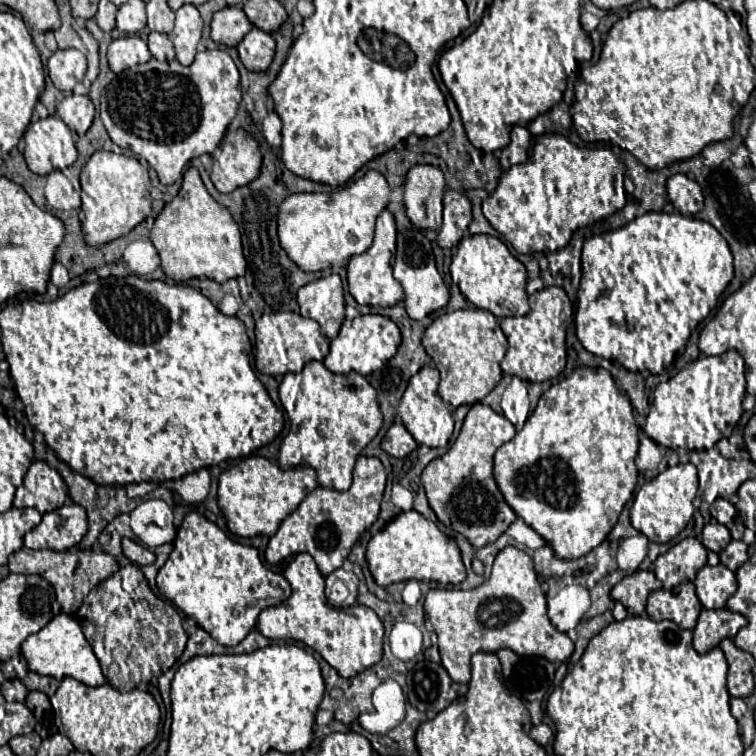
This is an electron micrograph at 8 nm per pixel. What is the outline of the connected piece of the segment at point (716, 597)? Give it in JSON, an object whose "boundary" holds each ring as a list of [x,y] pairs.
{"boundary":[[[719,564],[719,566],[703,566],[695,578],[697,596],[705,608],[723,608],[727,598],[737,590],[735,574]]]}

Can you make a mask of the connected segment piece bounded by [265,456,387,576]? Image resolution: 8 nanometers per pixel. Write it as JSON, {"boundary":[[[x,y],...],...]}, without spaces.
{"boundary":[[[359,456],[353,470],[351,488],[347,492],[337,492],[319,486],[313,492],[309,492],[305,500],[299,504],[299,508],[281,522],[277,534],[269,540],[265,550],[265,560],[269,564],[281,564],[301,552],[309,552],[317,562],[319,570],[323,572],[323,576],[339,568],[343,560],[349,556],[357,538],[377,520],[379,504],[385,490],[385,480],[387,474],[379,458]]]}

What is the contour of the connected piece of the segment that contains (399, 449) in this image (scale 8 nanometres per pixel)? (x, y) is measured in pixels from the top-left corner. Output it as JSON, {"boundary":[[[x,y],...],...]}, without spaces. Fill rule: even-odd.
{"boundary":[[[395,422],[387,430],[387,434],[381,442],[381,448],[393,458],[405,458],[409,452],[413,452],[417,448],[417,442],[401,422]]]}

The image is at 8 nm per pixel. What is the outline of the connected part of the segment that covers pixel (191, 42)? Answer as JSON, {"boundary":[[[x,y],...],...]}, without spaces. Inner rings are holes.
{"boundary":[[[185,4],[175,12],[175,30],[171,32],[171,42],[177,52],[177,60],[189,66],[195,58],[197,44],[201,40],[203,20],[193,4]]]}

